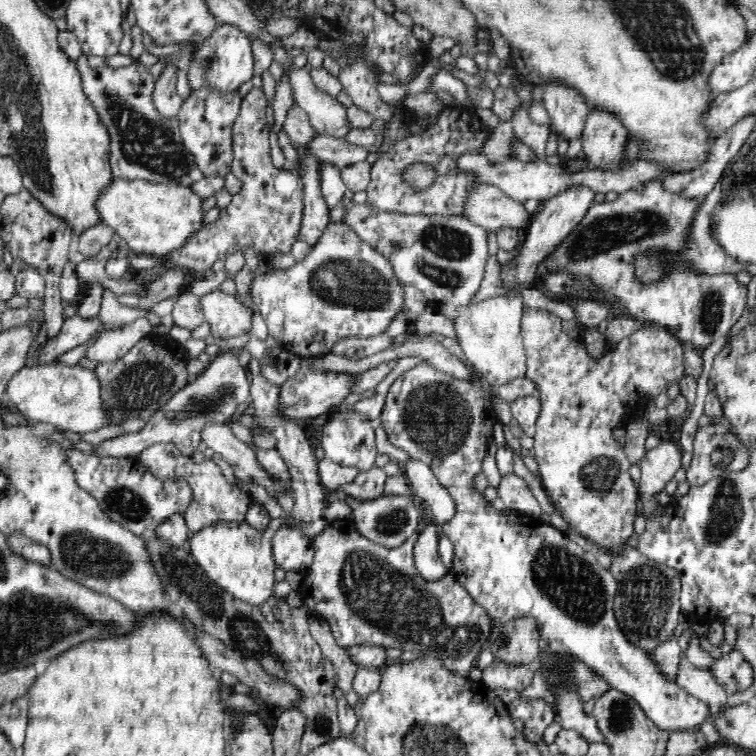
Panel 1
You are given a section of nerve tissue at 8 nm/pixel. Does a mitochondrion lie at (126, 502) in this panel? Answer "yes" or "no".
yes

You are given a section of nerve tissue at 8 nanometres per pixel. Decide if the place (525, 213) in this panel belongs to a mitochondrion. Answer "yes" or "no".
no

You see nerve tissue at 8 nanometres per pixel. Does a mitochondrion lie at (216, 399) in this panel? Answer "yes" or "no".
yes

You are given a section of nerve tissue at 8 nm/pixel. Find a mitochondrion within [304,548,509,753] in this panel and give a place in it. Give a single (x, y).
(321, 723)

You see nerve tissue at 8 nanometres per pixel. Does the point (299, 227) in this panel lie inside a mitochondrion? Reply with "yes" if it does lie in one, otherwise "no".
no

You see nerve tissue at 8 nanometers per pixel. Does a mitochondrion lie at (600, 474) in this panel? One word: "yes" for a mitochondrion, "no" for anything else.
yes

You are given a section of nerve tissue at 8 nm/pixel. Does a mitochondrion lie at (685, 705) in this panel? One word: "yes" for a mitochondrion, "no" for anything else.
no

